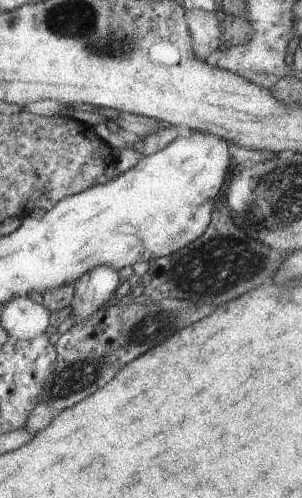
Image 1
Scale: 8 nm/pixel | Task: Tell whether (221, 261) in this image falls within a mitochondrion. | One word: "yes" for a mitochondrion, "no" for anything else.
yes

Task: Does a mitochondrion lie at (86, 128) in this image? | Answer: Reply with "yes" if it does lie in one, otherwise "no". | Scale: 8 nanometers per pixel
no

